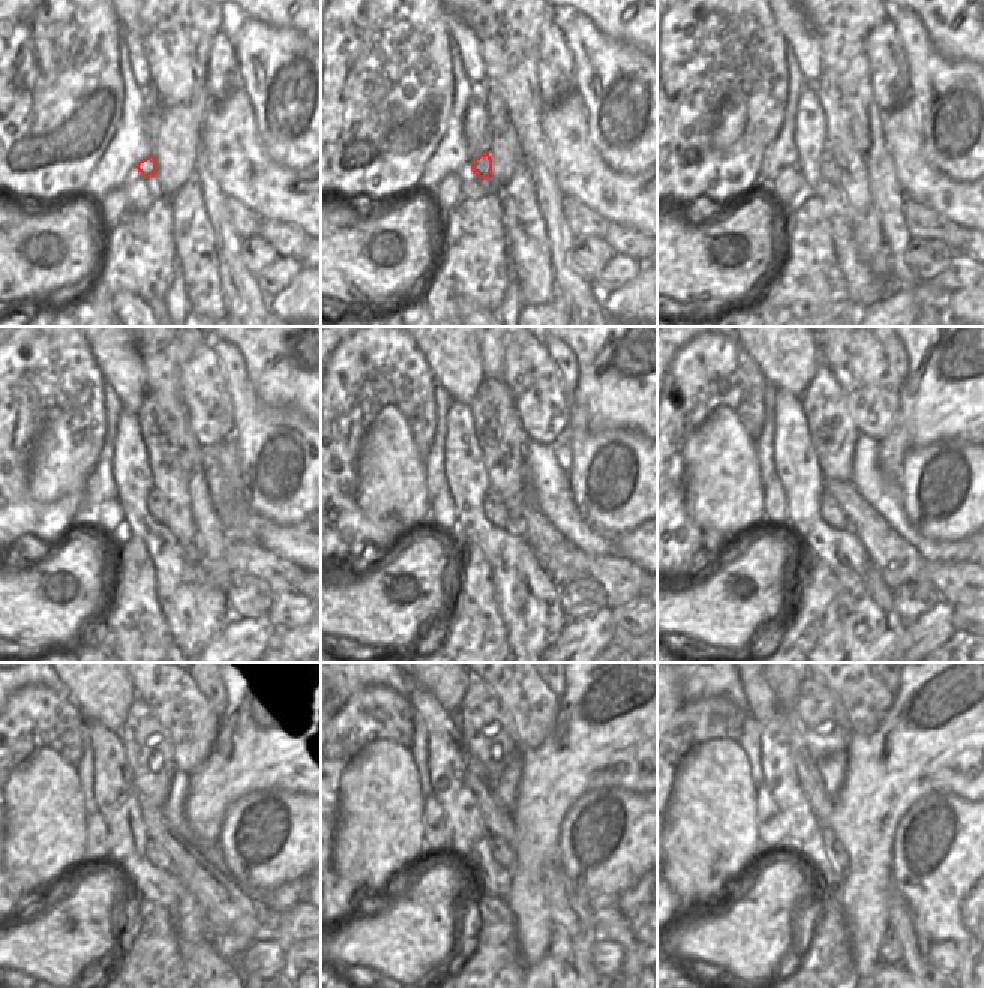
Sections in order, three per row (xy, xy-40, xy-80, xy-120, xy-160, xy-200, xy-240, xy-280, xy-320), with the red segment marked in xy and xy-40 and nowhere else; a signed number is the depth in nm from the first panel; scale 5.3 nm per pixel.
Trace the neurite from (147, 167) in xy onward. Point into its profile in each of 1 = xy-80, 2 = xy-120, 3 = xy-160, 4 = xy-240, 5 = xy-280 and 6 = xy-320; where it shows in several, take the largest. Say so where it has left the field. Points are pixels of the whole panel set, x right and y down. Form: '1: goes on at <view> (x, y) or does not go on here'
1: goes on at xy-80 (828, 167)
2: goes on at xy-120 (155, 502)
3: goes on at xy-160 (494, 508)
4: goes on at xy-240 (156, 853)
5: goes on at xy-280 (501, 850)
6: goes on at xy-320 (836, 852)

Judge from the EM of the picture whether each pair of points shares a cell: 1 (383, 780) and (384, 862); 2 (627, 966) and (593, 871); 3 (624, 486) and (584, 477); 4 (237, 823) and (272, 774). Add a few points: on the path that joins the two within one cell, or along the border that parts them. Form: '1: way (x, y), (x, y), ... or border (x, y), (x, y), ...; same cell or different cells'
1: way (383, 801), (383, 841); same cell
2: way (627, 942), (608, 921), (602, 895); same cell
3: way (614, 477), (594, 477); same cell
4: border (296, 792), (263, 787), (242, 795), (230, 805); different cells

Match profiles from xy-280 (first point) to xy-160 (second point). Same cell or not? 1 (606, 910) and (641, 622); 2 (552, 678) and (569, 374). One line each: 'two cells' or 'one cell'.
1: two cells
2: one cell

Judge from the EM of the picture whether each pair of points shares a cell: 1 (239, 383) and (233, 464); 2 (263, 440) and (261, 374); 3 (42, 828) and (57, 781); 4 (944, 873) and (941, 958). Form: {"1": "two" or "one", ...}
{"1": "two", "2": "two", "3": "one", "4": "two"}

